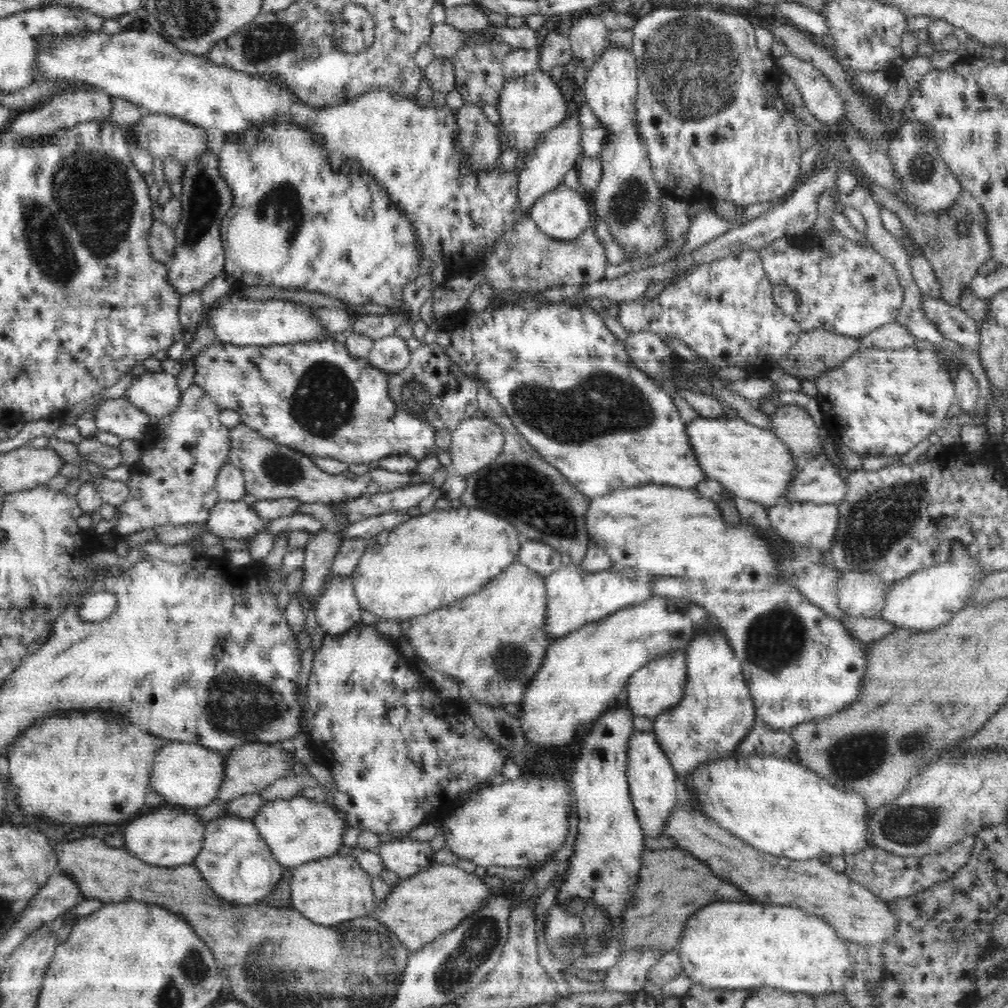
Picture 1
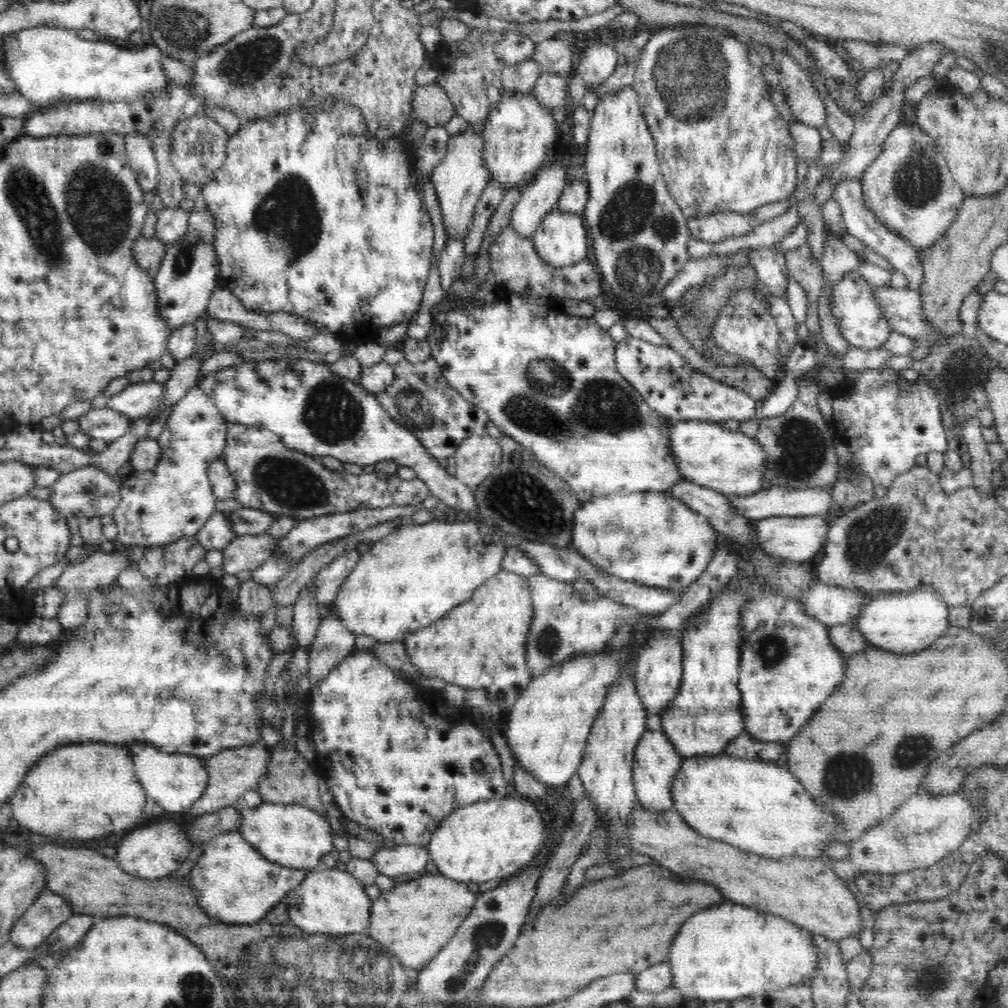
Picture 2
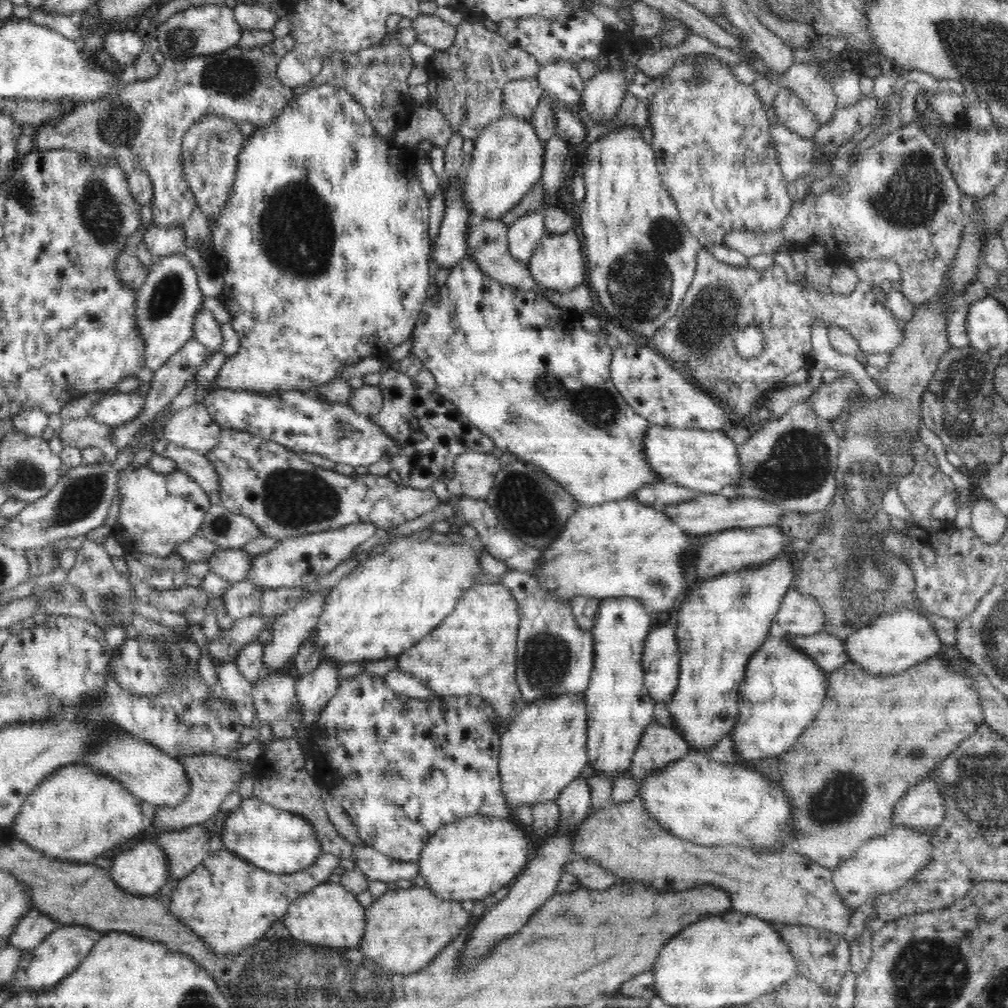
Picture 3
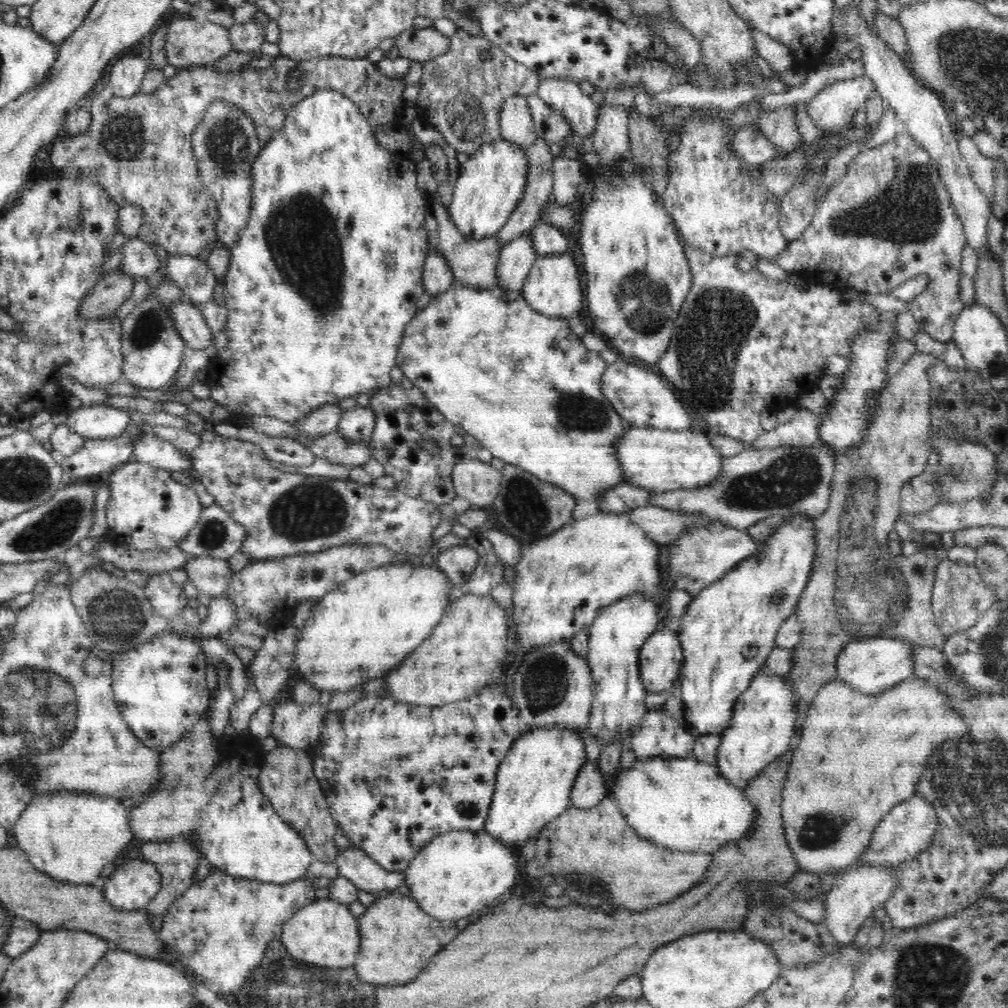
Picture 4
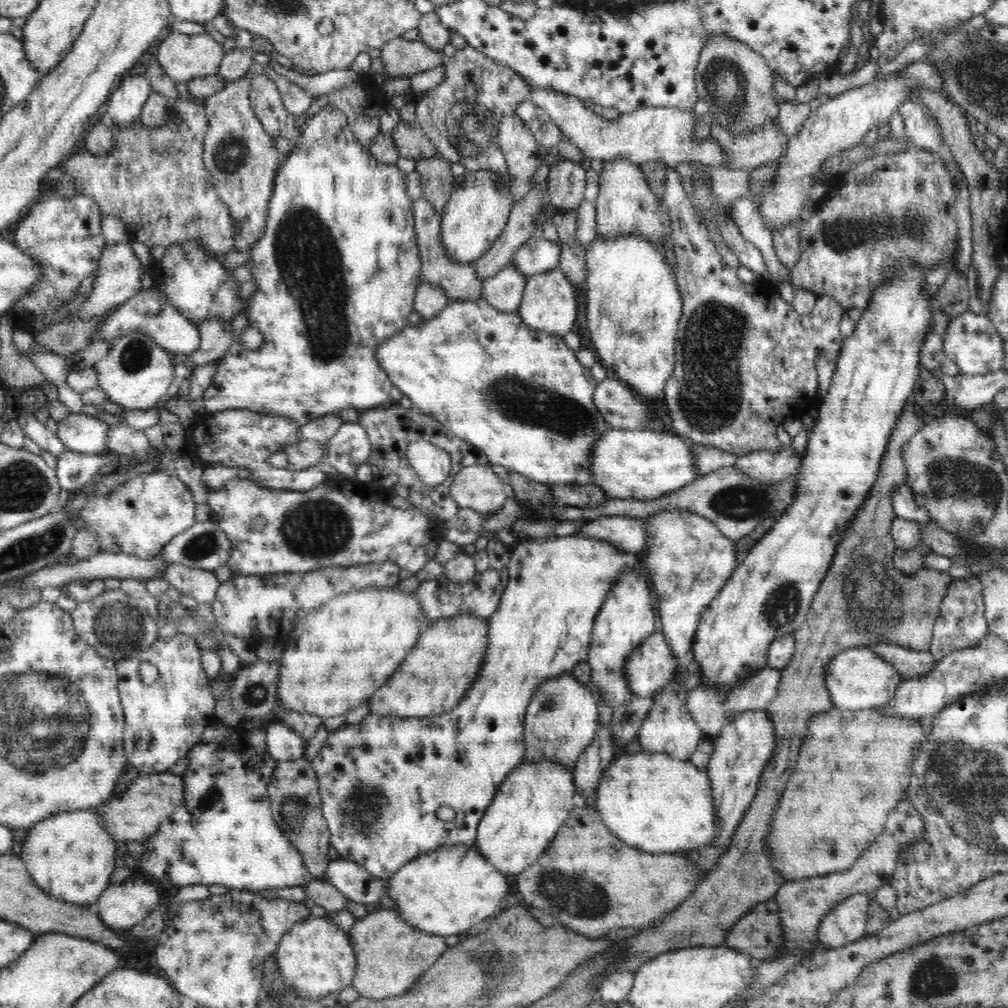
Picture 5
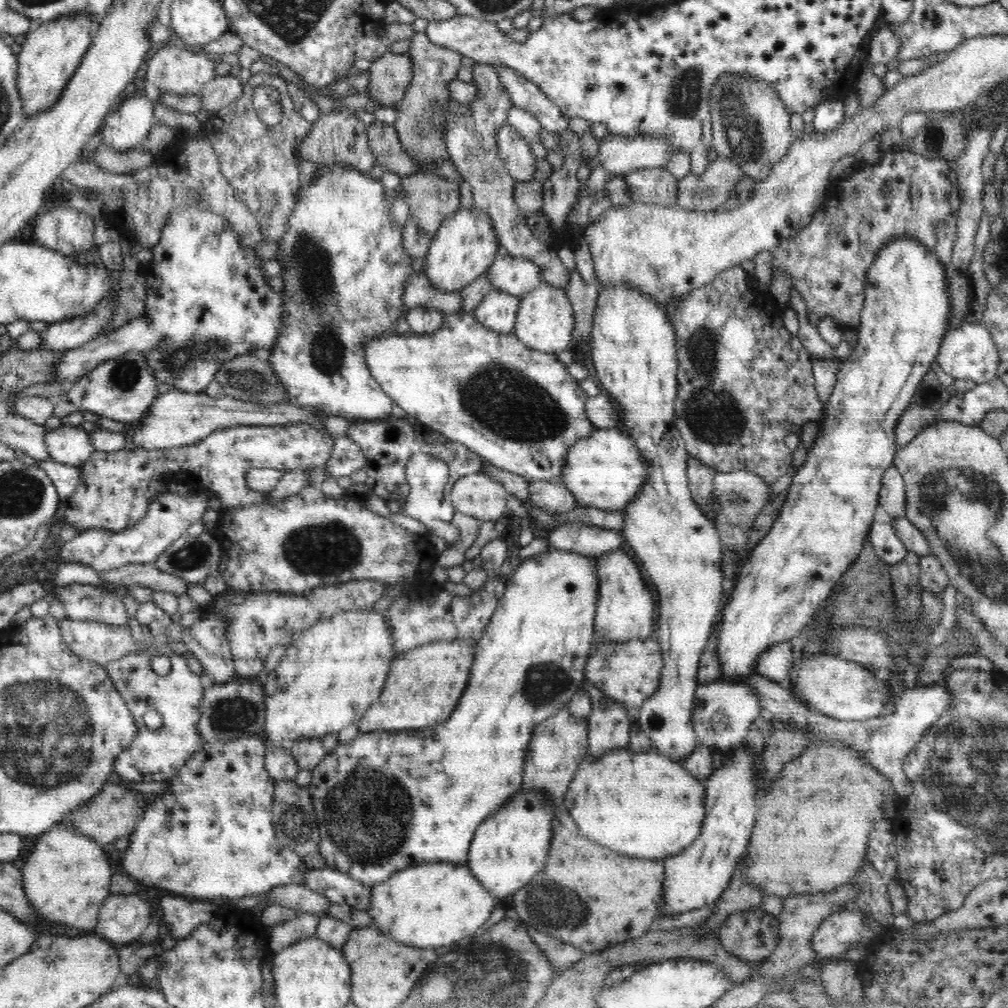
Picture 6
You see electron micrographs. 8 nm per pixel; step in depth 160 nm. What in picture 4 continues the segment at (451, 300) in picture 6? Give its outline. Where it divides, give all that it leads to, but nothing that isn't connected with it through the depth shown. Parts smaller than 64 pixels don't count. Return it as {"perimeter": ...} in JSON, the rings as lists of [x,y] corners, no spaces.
{"perimeter":[[[430,197],[427,202],[425,225],[428,241],[430,241],[430,251],[438,251],[446,257],[454,279],[458,280],[459,284],[472,287],[472,289],[484,290],[498,287],[497,266],[501,251],[498,235],[481,239],[464,237],[460,229],[454,225],[448,209],[444,208],[439,200]]]}

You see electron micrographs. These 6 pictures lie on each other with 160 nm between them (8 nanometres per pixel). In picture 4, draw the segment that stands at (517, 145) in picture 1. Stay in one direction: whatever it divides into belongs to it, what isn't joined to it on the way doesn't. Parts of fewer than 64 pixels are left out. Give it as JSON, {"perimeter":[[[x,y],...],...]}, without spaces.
{"perimeter":[[[500,137],[496,142],[482,146],[460,165],[460,173],[454,184],[452,202],[448,212],[462,235],[481,239],[497,234],[505,224],[526,190],[528,176],[527,152]]]}

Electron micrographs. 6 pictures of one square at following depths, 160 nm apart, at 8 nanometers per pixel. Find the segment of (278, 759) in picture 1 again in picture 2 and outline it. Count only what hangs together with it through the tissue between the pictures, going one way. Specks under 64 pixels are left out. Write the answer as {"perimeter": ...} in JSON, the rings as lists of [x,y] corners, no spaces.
{"perimeter":[[[264,745],[226,749],[222,753],[214,754],[214,757],[207,757],[204,764],[206,774],[208,774],[207,786],[202,796],[186,810],[188,816],[196,818],[203,814],[219,811],[221,808],[232,805],[248,790],[255,790],[268,772],[269,759],[269,748]]]}

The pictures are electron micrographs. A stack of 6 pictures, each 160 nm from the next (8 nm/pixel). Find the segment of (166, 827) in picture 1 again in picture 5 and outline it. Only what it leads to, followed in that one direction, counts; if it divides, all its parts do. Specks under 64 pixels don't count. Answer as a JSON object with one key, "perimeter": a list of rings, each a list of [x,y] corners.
{"perimeter":[[[142,876],[108,885],[96,902],[96,913],[112,929],[128,931],[146,918],[159,903],[158,891]]]}

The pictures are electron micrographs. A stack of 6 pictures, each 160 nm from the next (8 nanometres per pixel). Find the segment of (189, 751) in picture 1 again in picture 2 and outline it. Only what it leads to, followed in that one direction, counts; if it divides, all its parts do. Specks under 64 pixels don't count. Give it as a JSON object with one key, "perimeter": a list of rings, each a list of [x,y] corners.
{"perimeter":[[[140,742],[132,745],[132,749],[128,751],[133,756],[136,777],[146,792],[152,809],[167,812],[186,811],[205,792],[208,781],[205,760],[195,758],[190,754],[168,754],[158,747]]]}

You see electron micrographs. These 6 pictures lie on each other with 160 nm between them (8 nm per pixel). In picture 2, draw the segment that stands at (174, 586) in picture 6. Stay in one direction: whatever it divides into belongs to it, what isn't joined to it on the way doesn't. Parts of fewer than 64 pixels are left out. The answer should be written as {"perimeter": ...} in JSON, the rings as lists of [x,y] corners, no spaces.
{"perimeter":[[[266,532],[256,536],[237,536],[222,552],[224,561],[220,568],[226,574],[236,574],[242,570],[251,570],[270,560],[276,552],[282,538],[275,540]]]}

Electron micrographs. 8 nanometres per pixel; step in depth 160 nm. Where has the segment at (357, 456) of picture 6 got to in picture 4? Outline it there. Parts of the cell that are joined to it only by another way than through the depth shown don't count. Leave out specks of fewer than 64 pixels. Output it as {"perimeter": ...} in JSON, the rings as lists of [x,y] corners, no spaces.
{"perimeter":[[[356,405],[350,410],[345,410],[340,418],[338,431],[348,441],[362,441],[368,444],[375,427],[376,415],[370,405]]]}

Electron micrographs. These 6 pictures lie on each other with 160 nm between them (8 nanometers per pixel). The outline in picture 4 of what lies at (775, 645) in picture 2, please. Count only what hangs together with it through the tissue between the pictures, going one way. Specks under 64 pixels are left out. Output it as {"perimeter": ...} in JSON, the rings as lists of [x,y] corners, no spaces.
{"perimeter":[[[760,670],[748,688],[734,703],[730,724],[721,733],[716,767],[734,787],[744,789],[766,765],[782,758],[795,745],[796,736],[796,695],[786,675],[772,675]]]}

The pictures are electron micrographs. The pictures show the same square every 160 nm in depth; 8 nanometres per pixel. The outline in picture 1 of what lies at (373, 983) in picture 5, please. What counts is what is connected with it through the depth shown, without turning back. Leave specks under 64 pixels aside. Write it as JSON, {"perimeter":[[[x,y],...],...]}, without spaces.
{"perimeter":[[[438,863],[396,883],[388,898],[379,904],[373,914],[398,937],[403,948],[414,954],[427,942],[456,928],[466,917],[480,910],[488,902],[490,890],[482,877],[474,872],[466,872],[456,864]]]}

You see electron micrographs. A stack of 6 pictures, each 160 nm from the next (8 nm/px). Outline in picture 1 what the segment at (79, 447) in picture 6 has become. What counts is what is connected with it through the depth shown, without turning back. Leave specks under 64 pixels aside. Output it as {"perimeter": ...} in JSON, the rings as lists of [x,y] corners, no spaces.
{"perimeter":[[[164,371],[145,372],[134,380],[124,397],[153,419],[162,418],[174,412],[182,398],[176,377]]]}

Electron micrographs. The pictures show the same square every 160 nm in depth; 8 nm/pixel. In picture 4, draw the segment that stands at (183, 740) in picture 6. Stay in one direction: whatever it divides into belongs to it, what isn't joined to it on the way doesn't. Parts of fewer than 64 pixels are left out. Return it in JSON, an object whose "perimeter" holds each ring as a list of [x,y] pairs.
{"perimeter":[[[226,593],[212,597],[207,608],[207,618],[201,622],[197,630],[192,630],[192,636],[188,638],[184,638],[176,631],[168,630],[152,637],[149,641],[143,642],[136,648],[111,654],[113,662],[111,672],[112,688],[118,710],[122,713],[128,729],[144,745],[154,747],[159,754],[162,754],[162,751],[179,741],[184,734],[189,733],[191,728],[196,725],[196,721],[210,708],[210,672],[212,664],[203,651],[201,636],[216,637],[224,631],[237,629],[239,623],[237,606],[232,603],[232,599]]]}

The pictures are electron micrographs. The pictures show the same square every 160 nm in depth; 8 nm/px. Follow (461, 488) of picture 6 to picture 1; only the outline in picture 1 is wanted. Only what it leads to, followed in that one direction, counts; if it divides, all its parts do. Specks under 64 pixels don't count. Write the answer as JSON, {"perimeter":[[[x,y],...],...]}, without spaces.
{"perimeter":[[[468,417],[451,430],[450,470],[467,478],[492,464],[502,452],[502,427],[488,417]]]}

